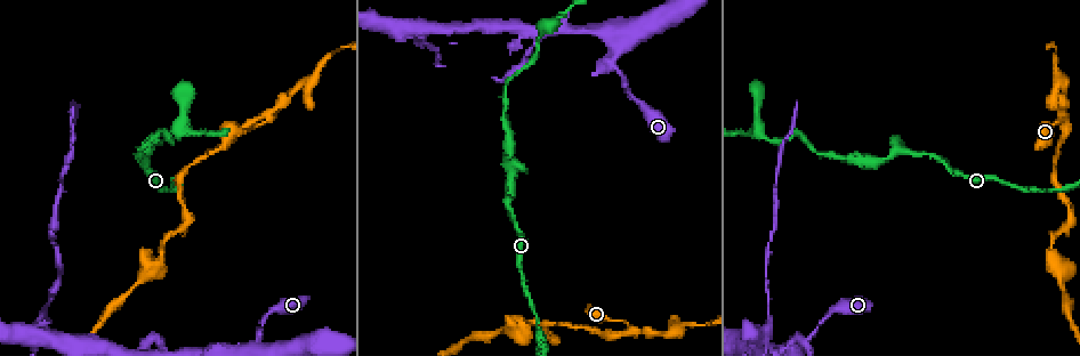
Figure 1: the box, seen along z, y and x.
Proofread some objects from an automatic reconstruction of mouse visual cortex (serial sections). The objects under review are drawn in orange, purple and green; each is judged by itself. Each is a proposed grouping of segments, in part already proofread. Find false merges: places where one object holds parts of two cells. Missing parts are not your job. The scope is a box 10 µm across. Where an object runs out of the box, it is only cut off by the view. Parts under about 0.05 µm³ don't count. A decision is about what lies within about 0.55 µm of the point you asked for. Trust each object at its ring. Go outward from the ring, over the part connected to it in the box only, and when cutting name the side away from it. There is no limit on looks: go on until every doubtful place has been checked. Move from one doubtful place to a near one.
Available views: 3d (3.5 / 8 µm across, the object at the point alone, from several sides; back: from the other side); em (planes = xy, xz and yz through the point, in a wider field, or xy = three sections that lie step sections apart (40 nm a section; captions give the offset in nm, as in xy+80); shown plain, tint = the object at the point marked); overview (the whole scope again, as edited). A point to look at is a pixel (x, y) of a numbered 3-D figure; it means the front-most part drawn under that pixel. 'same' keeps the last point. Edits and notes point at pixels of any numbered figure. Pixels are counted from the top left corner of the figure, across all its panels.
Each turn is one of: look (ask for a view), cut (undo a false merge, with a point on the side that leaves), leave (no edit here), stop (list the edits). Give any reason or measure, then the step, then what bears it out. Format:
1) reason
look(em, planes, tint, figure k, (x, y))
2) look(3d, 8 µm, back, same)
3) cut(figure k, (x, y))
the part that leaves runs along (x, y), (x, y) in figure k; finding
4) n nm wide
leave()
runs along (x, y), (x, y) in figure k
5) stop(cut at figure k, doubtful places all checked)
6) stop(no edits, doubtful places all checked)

look(3d, 3.5 µm, figure 1, (1060, 114))

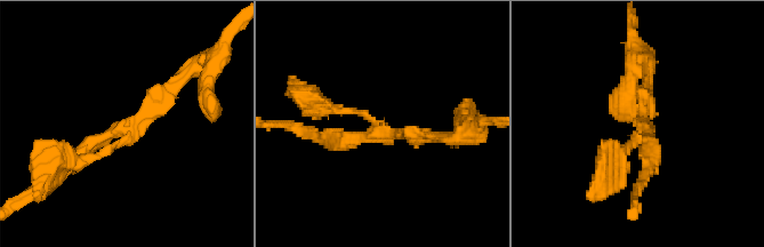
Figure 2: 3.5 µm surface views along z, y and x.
shape alone is not enough
look(em, planes, tint, figure 2, (639, 132))

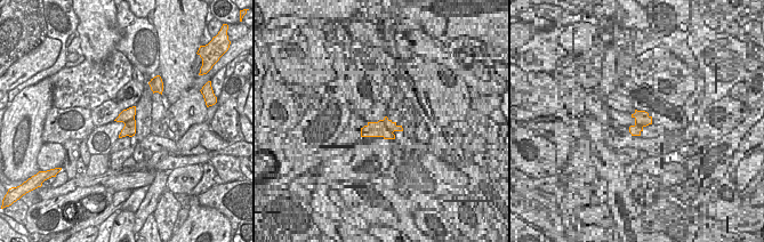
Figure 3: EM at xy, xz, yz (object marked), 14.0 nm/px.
leave()
continuous, no second cell

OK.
abrupt turn
look(3d, 8 µm, figure 1, (540, 30))

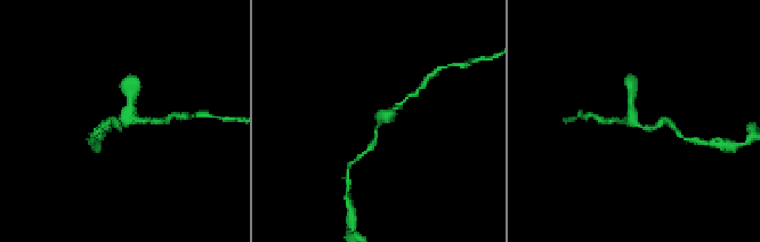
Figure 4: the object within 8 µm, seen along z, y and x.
look(3d, 3.5 µm, same)

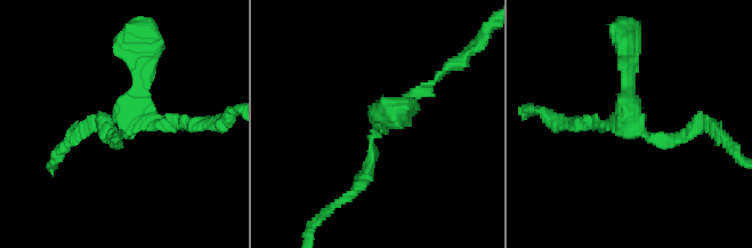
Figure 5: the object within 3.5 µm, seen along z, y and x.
3 arms; arms of 150, 150, 200 nm
look(em, xy, step 5, tint, figure 5, (128, 119))

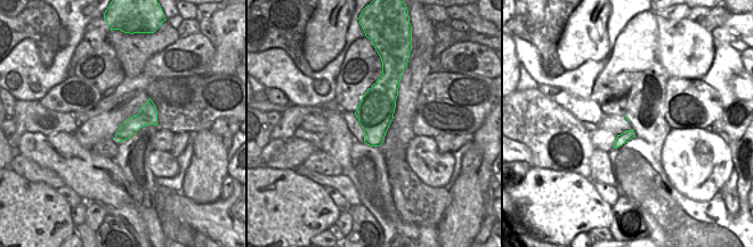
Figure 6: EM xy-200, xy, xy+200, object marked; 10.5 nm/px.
leave()
continuous, no second cell

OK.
look(3d, 3.5 µm, figure 1, (38, 333))

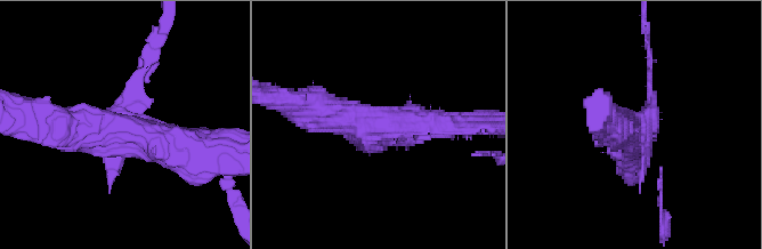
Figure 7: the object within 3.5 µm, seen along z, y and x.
need the tissue
look(em, xy, step 1, tint, figure 7, (380, 136))

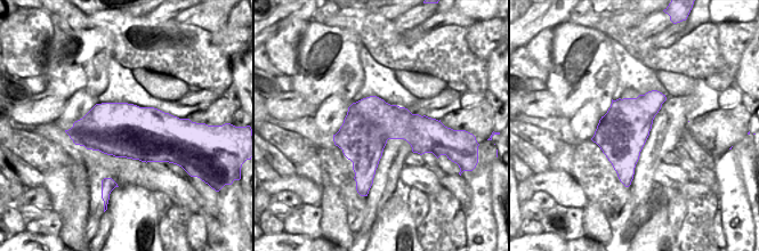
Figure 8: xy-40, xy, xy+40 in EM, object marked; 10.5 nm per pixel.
550 nm wide
leave()
runs along (189, 154), (130, 126), (53, 126) in figure 7; continuous, no second cell

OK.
a narrow waist
look(3d, 3.5 µm, figure 1, (46, 304))

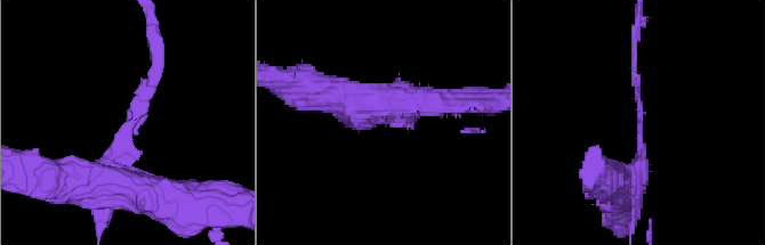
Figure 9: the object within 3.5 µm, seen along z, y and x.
arms of 100, 350 nm
look(em, xy, step 1, tint, figure 9, (128, 121))

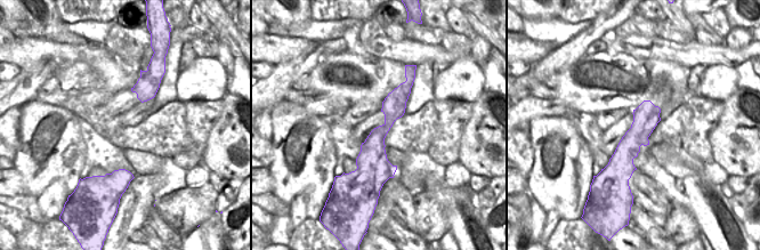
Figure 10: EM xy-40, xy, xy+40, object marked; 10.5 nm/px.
260 nm wide
leave()
runs along (623, 178), (642, 164), (636, 51) in figure 9; continuous, no second cell

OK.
narrows sharply
look(3d, 3.5 µm, figure 1, (766, 272))

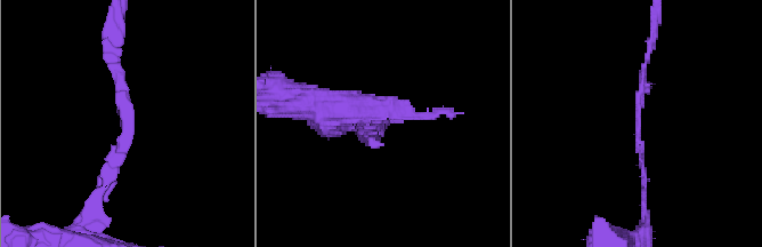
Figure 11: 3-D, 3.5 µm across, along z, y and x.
arms of 100, 150 nm
look(em, xy, step 3, plain, figure 11, (121, 125))

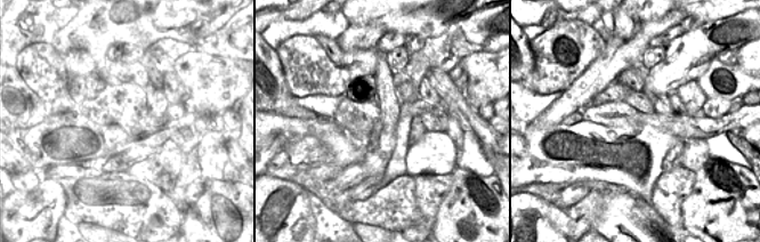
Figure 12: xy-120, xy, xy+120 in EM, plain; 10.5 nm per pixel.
look(em, xy, step 3, tint, same)

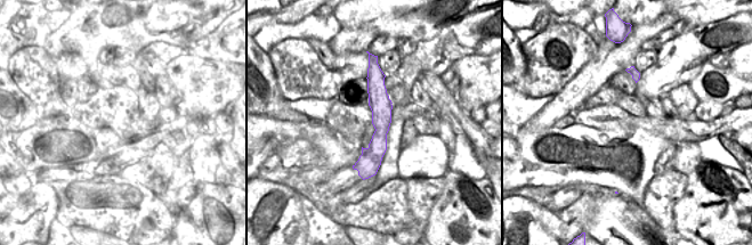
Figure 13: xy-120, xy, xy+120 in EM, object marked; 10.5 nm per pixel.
leave()
runs along (92, 196), (121, 150), (124, 84), (110, 52) in figure 11; continuous, no second cell

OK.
stop(no edits, doubtful places all checked)

